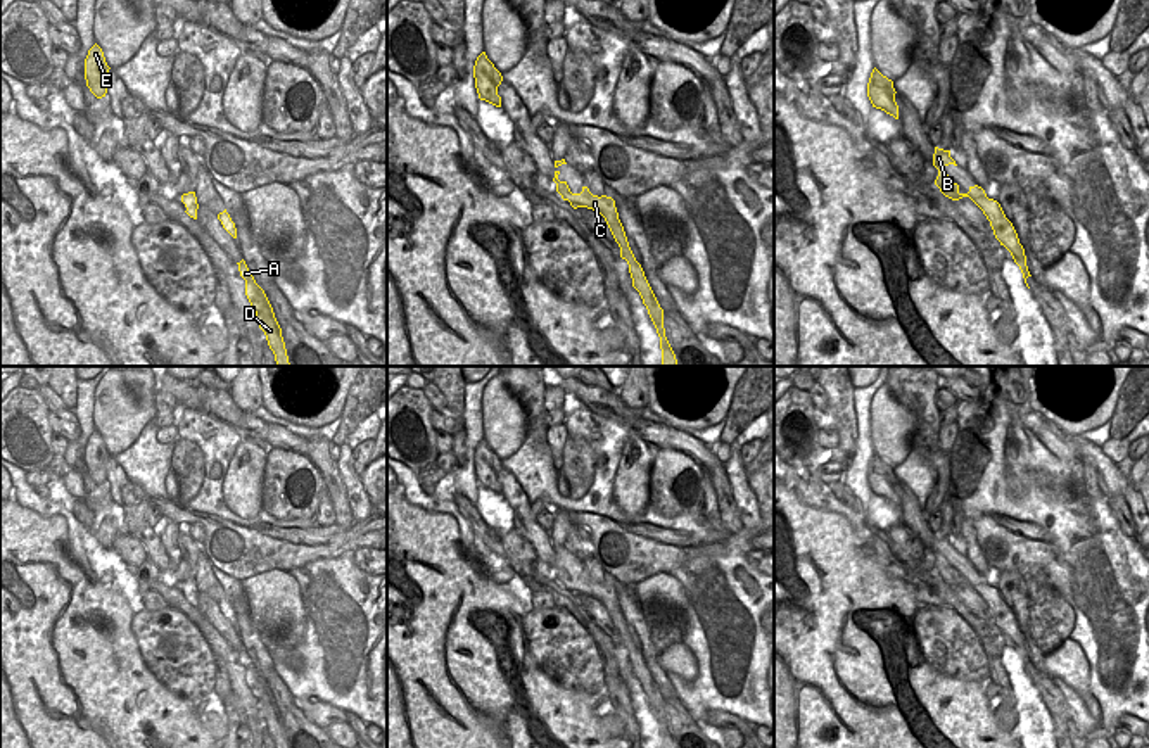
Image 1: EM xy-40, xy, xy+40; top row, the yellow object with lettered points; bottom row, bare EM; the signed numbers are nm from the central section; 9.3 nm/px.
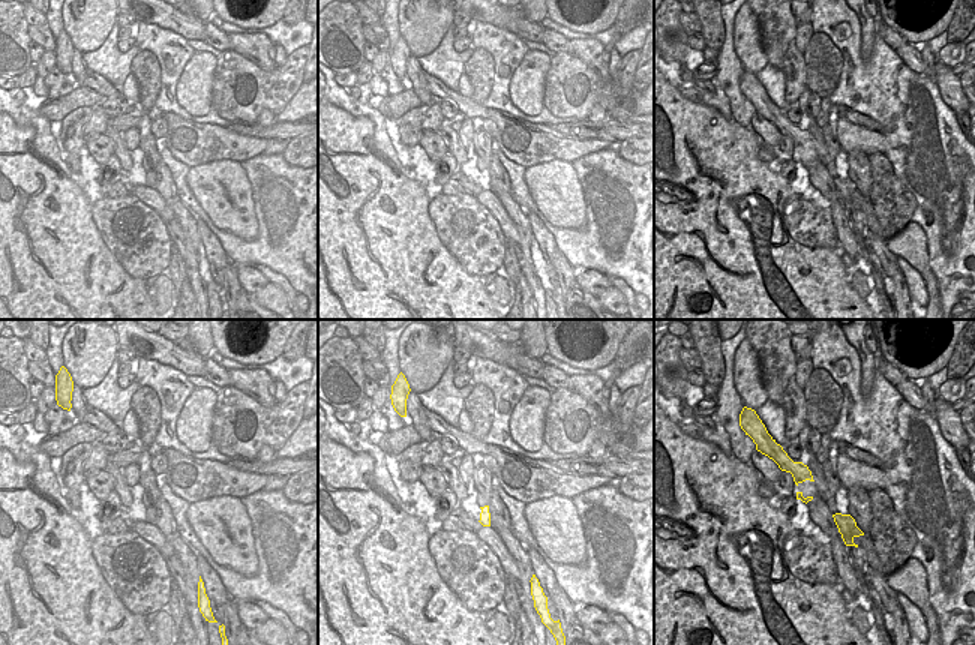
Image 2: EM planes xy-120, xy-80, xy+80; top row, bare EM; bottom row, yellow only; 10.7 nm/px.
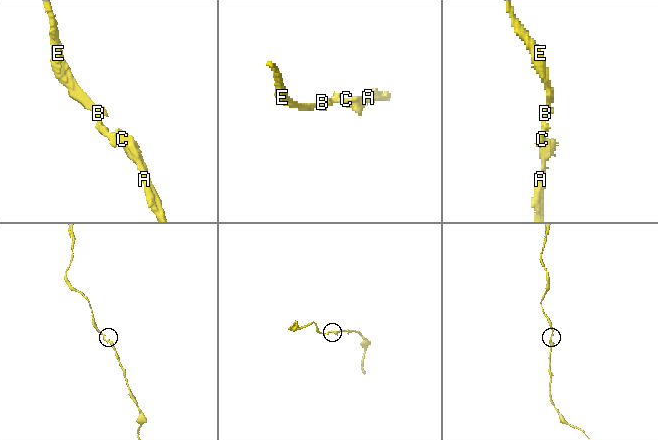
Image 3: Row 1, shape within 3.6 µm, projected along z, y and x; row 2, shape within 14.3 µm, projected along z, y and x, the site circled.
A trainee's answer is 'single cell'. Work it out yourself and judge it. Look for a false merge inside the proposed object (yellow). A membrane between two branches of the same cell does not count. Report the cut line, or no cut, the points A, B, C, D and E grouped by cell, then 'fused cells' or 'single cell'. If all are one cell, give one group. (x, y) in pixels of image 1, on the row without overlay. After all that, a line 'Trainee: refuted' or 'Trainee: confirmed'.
cut none; groups A B C D E; single cell
Trainee: confirmed

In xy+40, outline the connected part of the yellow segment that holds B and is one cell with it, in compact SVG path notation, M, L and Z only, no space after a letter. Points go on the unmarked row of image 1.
M935 534L933 553L938 556L935 572L940 575L940 579L945 584L949 584L952 587L969 584L983 598L983 601L990 608L995 625L1000 629L1000 632L1004 632L1011 639L1011 643L1013 643L1014 650L1019 653L1025 670L1026 670L1026 665L1032 662L1026 653L1025 636L1019 631L1018 620L1016 620L1013 610L1006 605L1000 591L993 586L988 586L985 577L978 572L969 574L968 580L961 580L959 572L954 570L949 565L947 558L943 556L949 551L957 553L955 548L950 544L950 537Z

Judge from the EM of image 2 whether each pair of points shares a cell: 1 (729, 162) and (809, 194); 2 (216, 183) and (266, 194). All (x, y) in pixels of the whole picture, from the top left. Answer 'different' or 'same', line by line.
1: different
2: different

